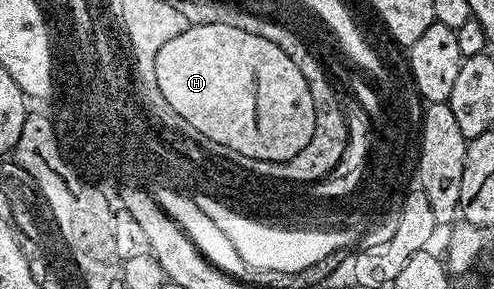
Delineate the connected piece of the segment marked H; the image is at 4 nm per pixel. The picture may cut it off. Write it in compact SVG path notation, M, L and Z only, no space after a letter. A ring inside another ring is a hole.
M198 23L186 31L176 33L174 39L170 39L162 45L156 56L158 84L162 87L162 94L187 123L190 123L195 130L217 143L222 143L225 147L231 147L233 151L238 151L241 155L250 156L254 160L268 161L289 161L298 155L299 151L310 143L310 139L316 130L316 101L310 95L310 87L302 75L297 58L292 57L284 50L283 44L262 39L262 35L250 35L250 31L238 31L238 27L226 25L210 25Z

